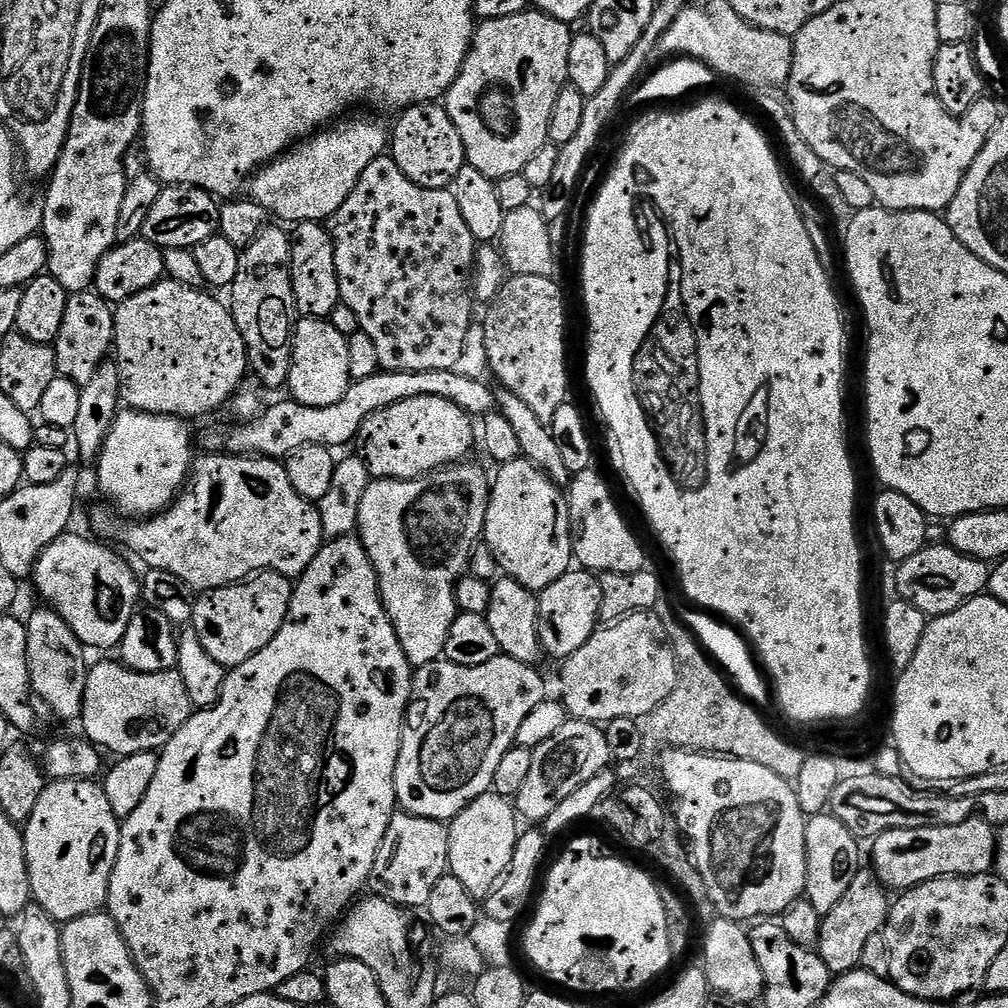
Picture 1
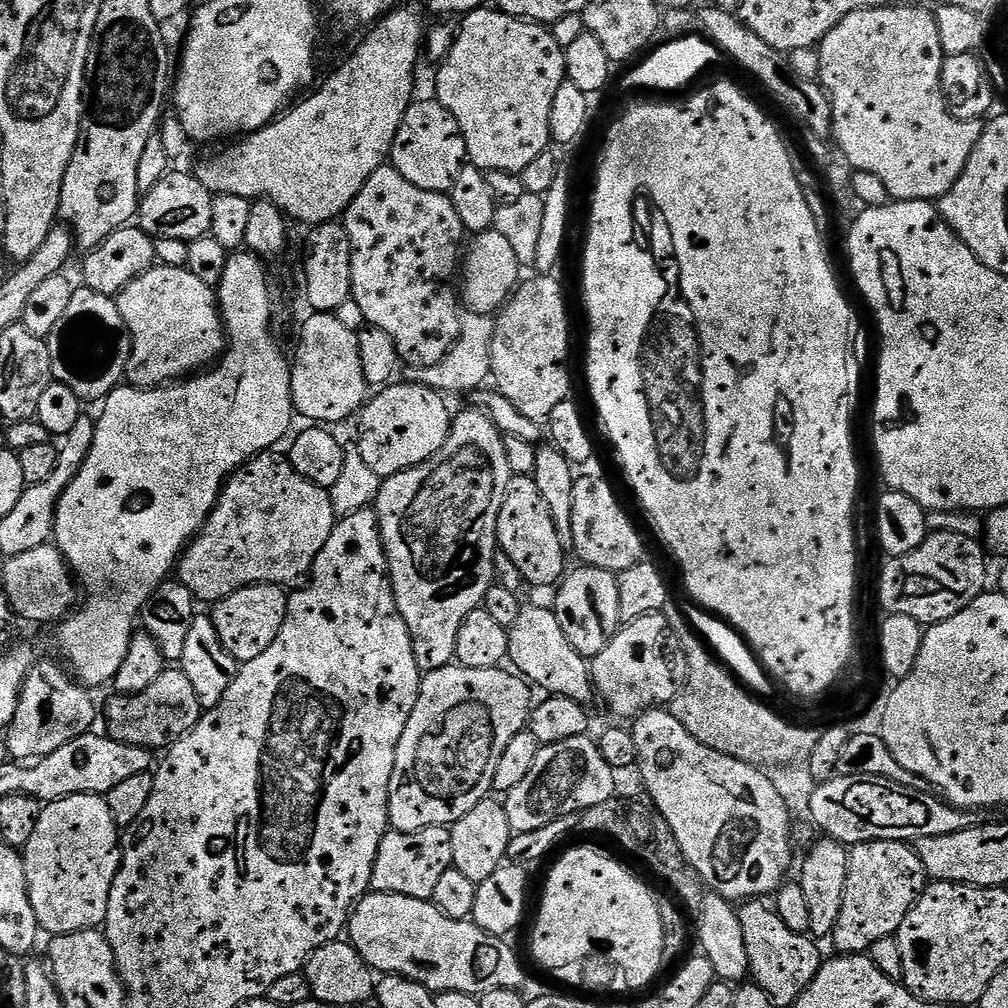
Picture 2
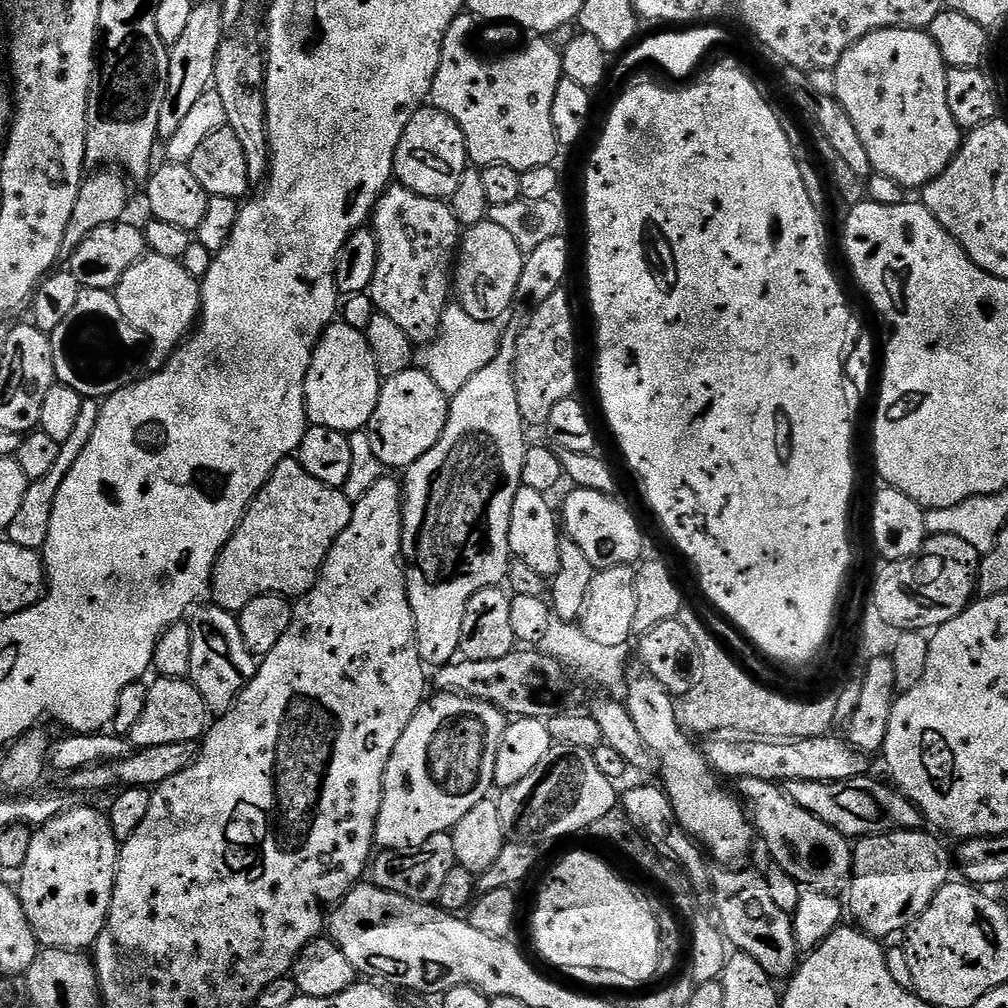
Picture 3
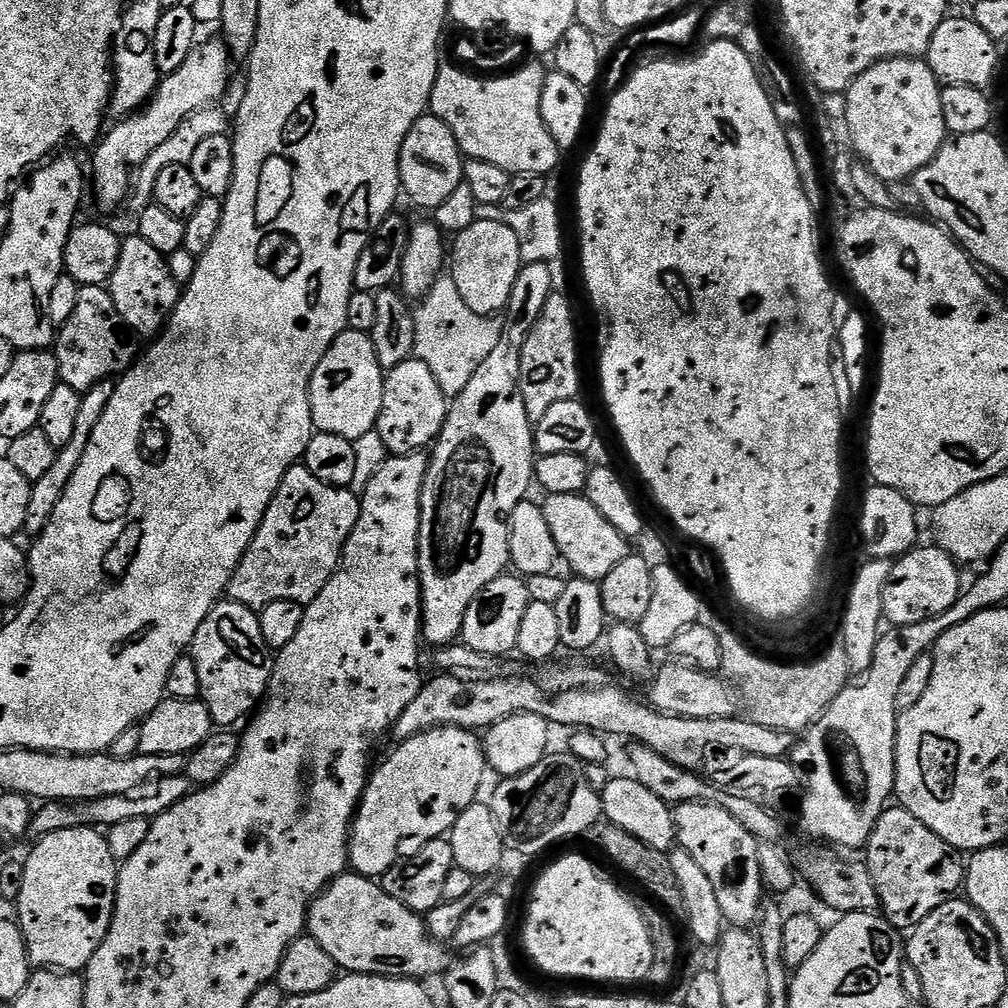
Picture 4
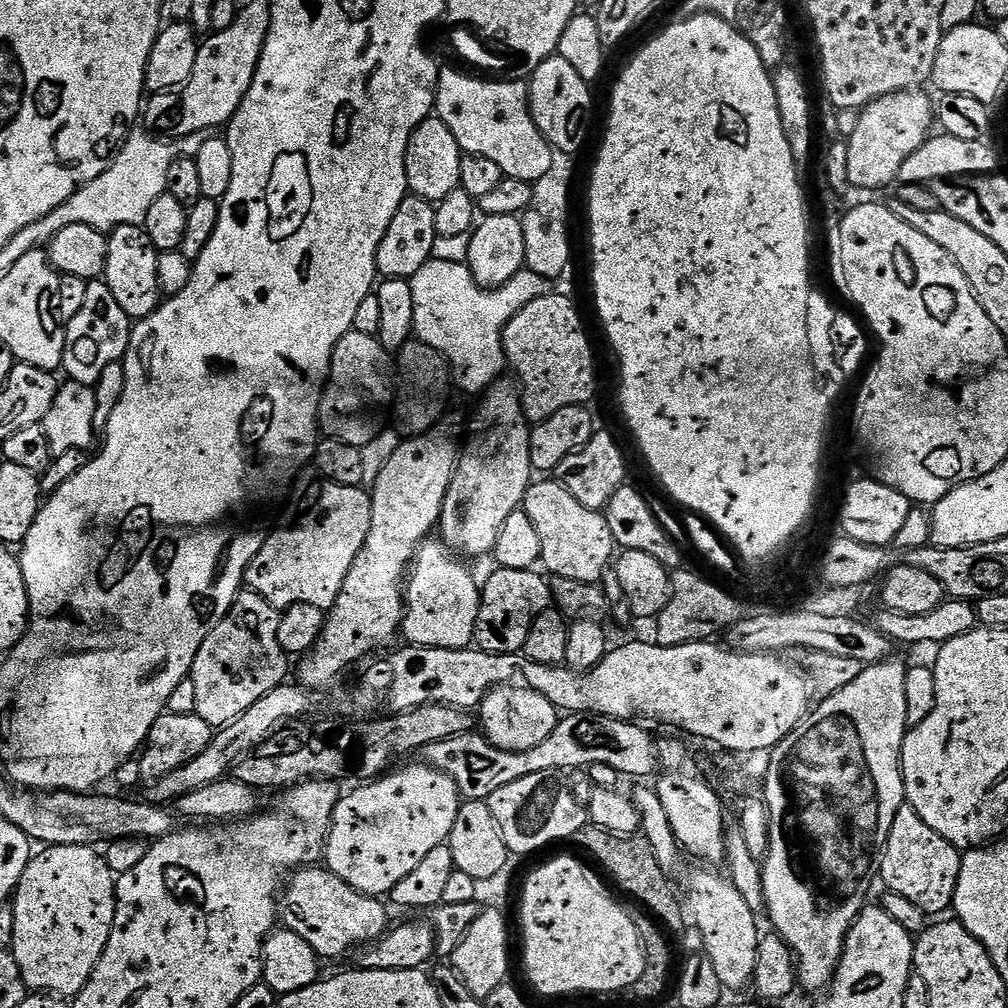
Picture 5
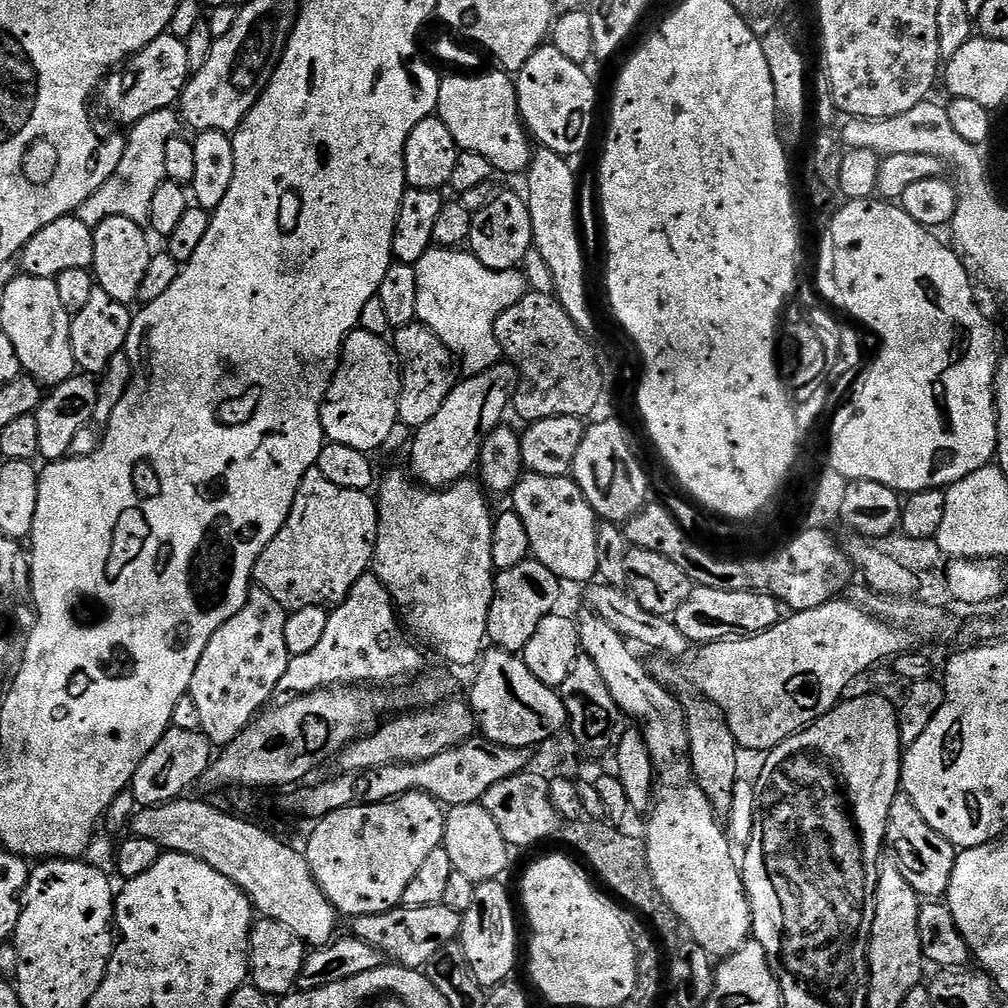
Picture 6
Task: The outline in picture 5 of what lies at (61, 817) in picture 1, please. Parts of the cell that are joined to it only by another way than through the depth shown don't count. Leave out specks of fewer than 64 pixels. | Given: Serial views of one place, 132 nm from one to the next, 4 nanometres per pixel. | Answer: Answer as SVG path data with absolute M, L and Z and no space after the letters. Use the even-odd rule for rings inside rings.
M53 844L37 851L22 874L16 894L11 901L14 910L14 939L11 954L18 962L25 989L33 993L47 992L61 998L75 998L86 986L114 926L116 913L117 877L110 870L103 855L95 847L58 846Z

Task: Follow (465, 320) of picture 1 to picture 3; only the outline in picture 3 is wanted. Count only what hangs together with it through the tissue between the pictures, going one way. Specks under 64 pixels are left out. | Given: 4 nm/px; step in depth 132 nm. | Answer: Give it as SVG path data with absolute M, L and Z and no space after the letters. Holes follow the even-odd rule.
M396 182L378 198L376 209L370 217L370 228L376 233L378 258L376 273L367 293L374 302L377 313L392 319L406 333L406 338L412 340L413 345L432 343L432 339L440 333L444 312L450 306L450 277L454 272L454 261L462 235L458 218L452 213L451 203L414 194L414 190Z

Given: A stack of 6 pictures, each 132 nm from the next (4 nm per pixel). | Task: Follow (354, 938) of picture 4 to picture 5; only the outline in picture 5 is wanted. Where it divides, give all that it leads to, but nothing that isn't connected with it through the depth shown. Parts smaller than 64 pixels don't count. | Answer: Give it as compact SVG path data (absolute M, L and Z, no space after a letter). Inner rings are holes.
M305 866L292 878L282 892L283 927L296 932L298 938L306 938L322 958L351 953L361 944L379 940L388 931L390 921L387 910L380 905L383 903L377 897L354 890L354 886L342 882L342 878L327 867Z

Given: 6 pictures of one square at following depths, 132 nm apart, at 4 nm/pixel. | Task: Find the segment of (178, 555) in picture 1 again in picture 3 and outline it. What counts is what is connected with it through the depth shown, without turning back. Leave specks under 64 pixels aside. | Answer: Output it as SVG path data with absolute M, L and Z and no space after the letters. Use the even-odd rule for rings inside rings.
M289 458L278 462L272 477L262 486L262 490L252 500L252 505L234 530L230 542L218 554L212 571L210 585L211 603L218 608L238 614L254 598L279 594L289 598L299 598L309 592L320 576L322 566L342 530L350 526L353 501L348 500L339 488L331 488L318 478L302 470L299 459Z

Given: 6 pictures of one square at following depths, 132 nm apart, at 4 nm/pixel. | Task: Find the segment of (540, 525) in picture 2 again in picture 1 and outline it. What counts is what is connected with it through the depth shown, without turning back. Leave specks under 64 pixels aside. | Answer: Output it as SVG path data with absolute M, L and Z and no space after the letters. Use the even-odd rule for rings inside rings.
M523 458L506 462L495 470L483 543L488 543L491 559L499 562L505 577L539 594L546 586L558 582L574 564L568 497L565 489L553 482L537 464Z

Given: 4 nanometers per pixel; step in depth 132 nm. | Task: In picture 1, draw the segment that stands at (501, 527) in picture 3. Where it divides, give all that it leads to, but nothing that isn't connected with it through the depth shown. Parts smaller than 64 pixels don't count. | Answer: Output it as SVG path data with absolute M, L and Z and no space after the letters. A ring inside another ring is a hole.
M457 462L449 464L443 468L437 468L434 472L429 472L426 476L419 476L417 480L381 480L369 484L362 496L361 506L358 509L358 520L356 527L360 541L364 543L366 554L376 571L376 577L380 583L380 597L384 603L384 608L388 612L390 622L398 634L398 642L406 654L406 658L412 664L413 669L426 666L430 662L441 659L446 646L446 638L450 634L450 626L456 621L458 609L456 606L456 585L462 574L469 571L468 563L472 560L472 547L481 543L484 535L484 523L486 522L486 510L488 509L488 499L492 493L490 487L490 476L483 472L476 464L469 462Z

